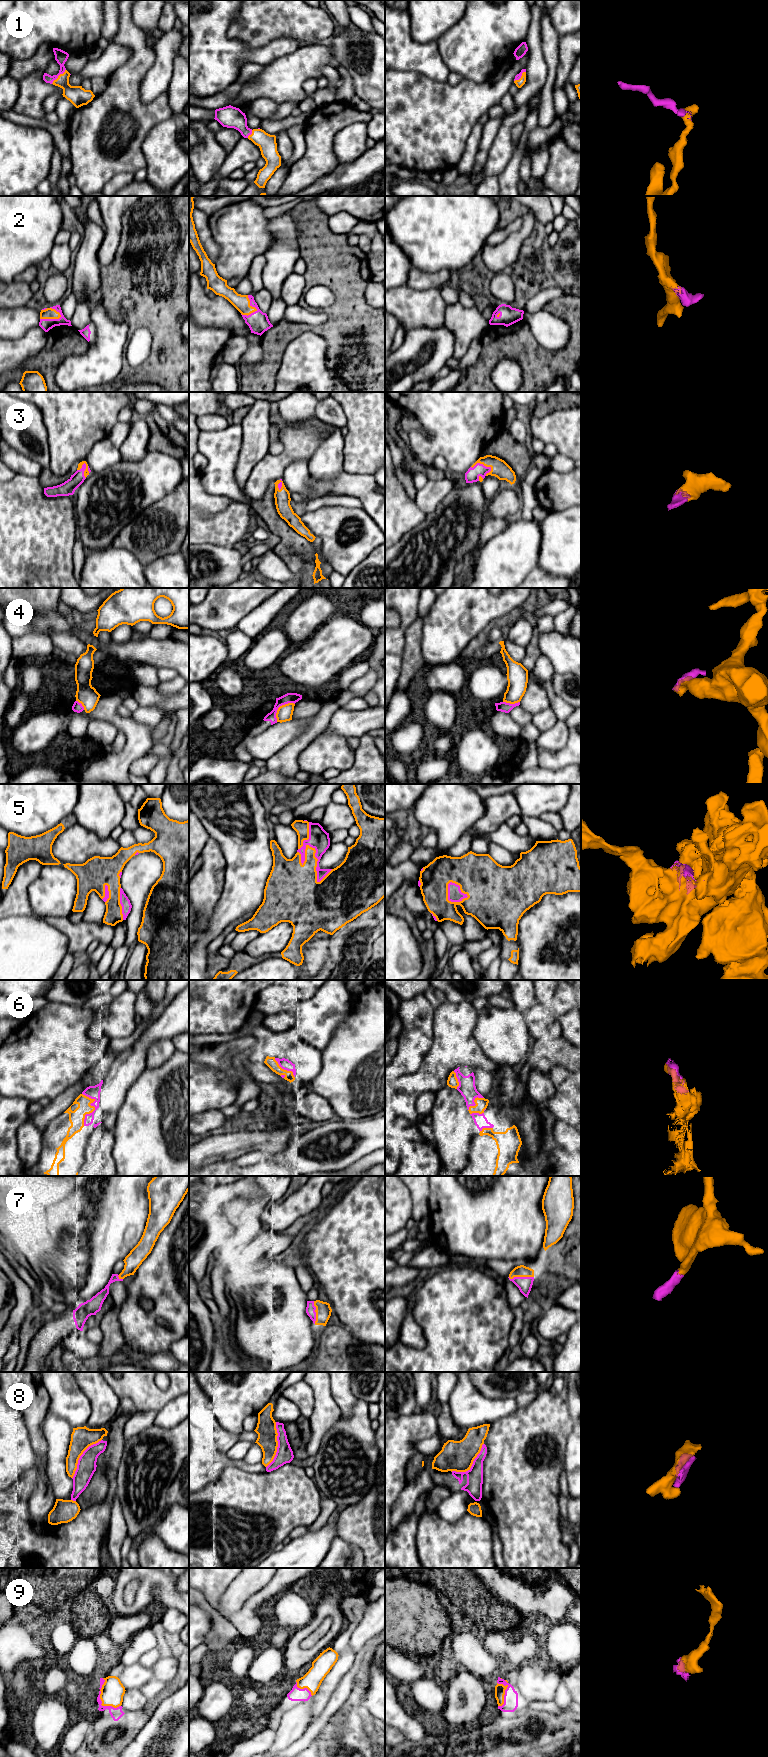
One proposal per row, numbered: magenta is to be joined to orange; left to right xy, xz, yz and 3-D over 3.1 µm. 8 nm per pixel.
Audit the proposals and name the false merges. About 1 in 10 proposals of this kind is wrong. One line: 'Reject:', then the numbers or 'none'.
Reject: 4, 8

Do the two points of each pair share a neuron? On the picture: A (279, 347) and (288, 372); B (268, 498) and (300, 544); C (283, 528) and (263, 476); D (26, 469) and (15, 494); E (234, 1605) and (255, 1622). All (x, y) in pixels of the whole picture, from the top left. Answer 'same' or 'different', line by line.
A: different
B: same
C: different
D: different
E: different

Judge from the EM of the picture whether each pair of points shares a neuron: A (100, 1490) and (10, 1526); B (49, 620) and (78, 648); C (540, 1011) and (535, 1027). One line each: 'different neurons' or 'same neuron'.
A: different neurons
B: different neurons
C: same neuron

